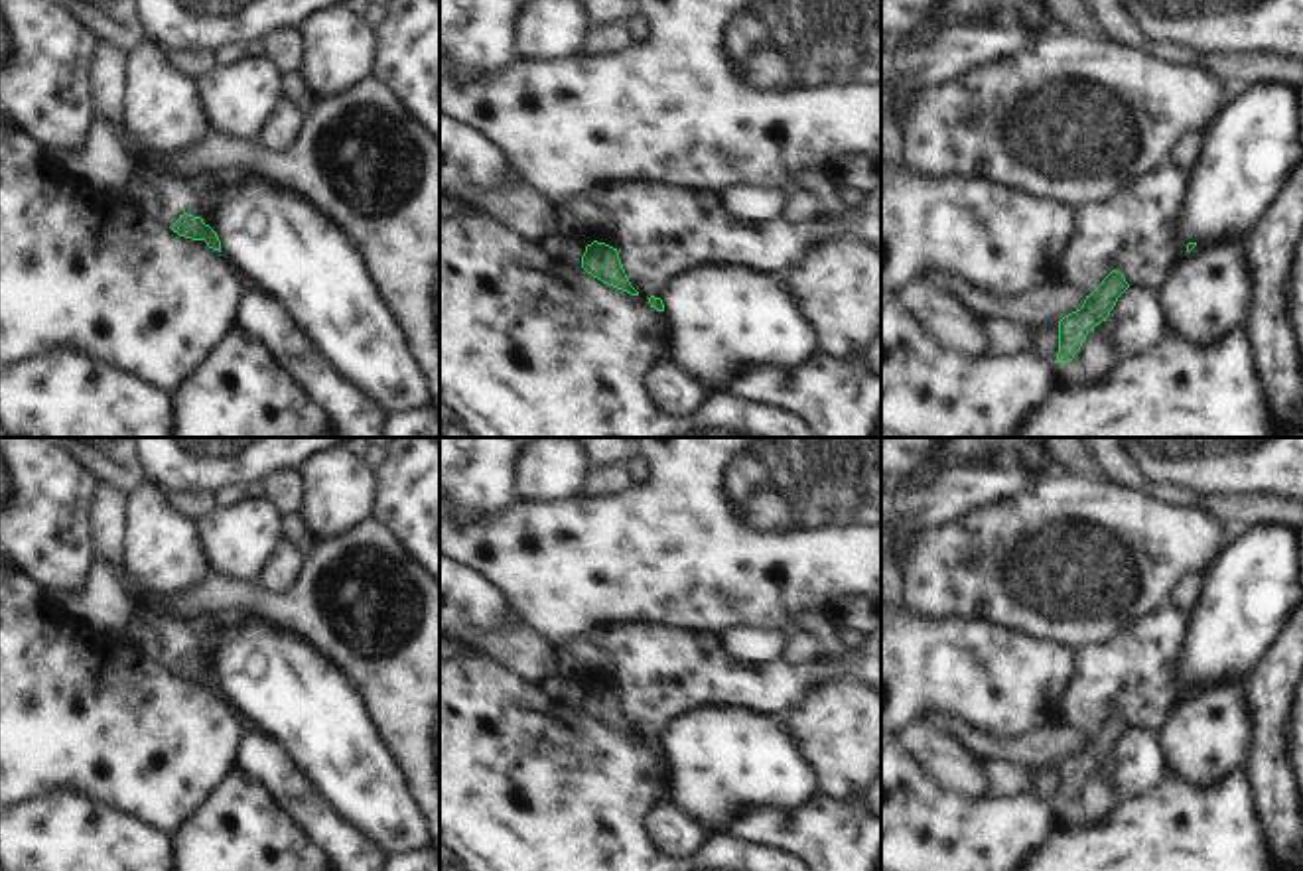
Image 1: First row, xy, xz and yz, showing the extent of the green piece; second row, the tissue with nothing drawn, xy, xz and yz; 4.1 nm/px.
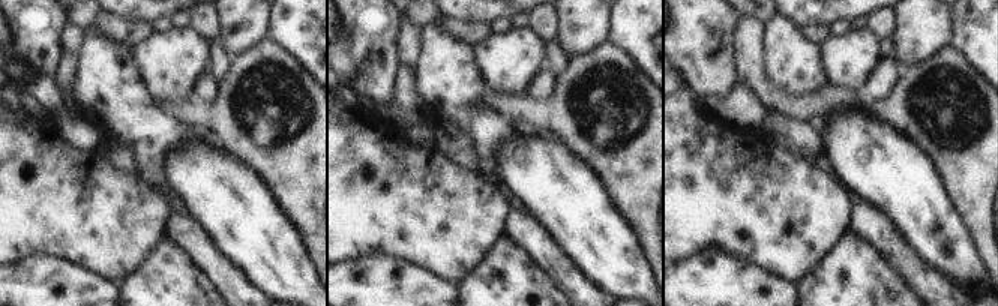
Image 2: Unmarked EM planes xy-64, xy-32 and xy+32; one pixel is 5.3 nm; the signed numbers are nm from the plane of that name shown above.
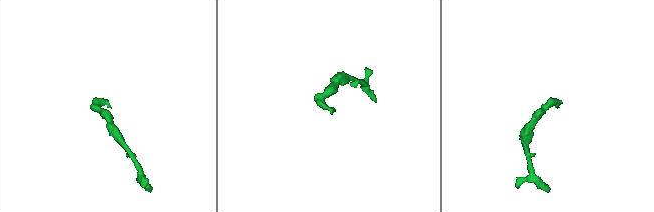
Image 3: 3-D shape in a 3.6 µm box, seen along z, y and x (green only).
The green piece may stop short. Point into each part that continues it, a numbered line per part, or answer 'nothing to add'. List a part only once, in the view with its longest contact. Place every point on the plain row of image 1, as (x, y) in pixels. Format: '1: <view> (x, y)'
1: xy (160, 637)

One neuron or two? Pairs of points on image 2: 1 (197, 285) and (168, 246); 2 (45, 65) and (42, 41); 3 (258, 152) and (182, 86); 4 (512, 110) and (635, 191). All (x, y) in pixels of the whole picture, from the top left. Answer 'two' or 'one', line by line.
1: one
2: one
3: two
4: one

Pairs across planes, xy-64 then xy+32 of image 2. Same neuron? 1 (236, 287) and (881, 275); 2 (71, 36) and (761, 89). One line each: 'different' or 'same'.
1: different
2: same

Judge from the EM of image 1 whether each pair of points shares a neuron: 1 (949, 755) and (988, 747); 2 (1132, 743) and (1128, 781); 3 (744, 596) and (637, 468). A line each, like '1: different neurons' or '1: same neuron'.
1: different neurons
2: same neuron
3: different neurons

